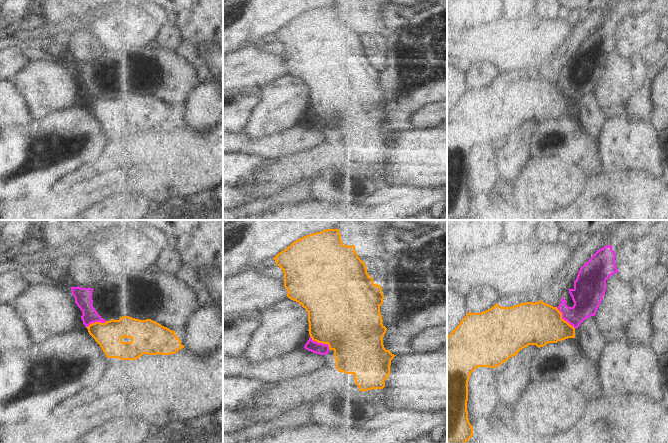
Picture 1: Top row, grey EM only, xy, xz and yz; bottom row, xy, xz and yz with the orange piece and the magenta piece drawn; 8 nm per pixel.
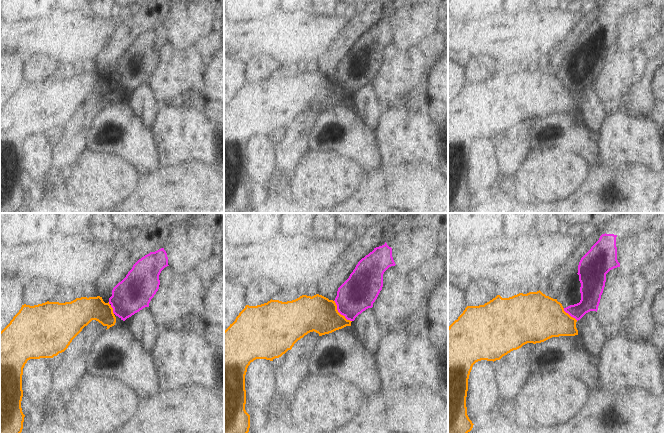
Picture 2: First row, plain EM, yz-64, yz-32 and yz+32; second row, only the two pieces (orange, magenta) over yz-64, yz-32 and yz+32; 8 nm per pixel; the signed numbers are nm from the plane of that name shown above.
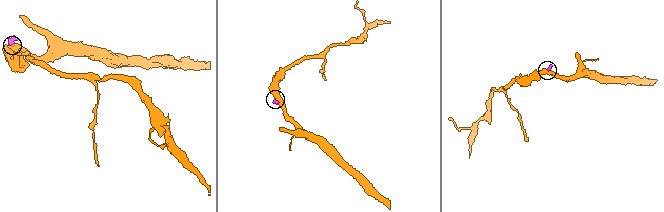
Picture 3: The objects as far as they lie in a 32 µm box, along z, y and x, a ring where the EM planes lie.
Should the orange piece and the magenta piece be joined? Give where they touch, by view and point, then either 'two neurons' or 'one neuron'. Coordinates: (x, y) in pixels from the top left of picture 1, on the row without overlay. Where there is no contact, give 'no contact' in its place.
yz (563, 95) | two neurons

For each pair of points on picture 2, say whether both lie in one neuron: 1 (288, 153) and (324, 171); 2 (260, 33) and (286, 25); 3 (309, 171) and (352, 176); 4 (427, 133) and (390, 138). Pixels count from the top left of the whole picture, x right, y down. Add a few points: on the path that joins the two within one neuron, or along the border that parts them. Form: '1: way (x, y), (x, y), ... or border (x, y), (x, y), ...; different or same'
1: border (308, 149), (298, 164), (296, 171), (288, 177); different
2: way (266, 33), (278, 33), (280, 31); same
3: way (320, 174), (324, 176), (341, 176); same
4: way (418, 133), (412, 137), (399, 138); same

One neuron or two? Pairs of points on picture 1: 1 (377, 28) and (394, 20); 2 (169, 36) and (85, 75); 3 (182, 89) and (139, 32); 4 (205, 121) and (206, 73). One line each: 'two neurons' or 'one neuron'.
1: two neurons
2: two neurons
3: two neurons
4: two neurons

